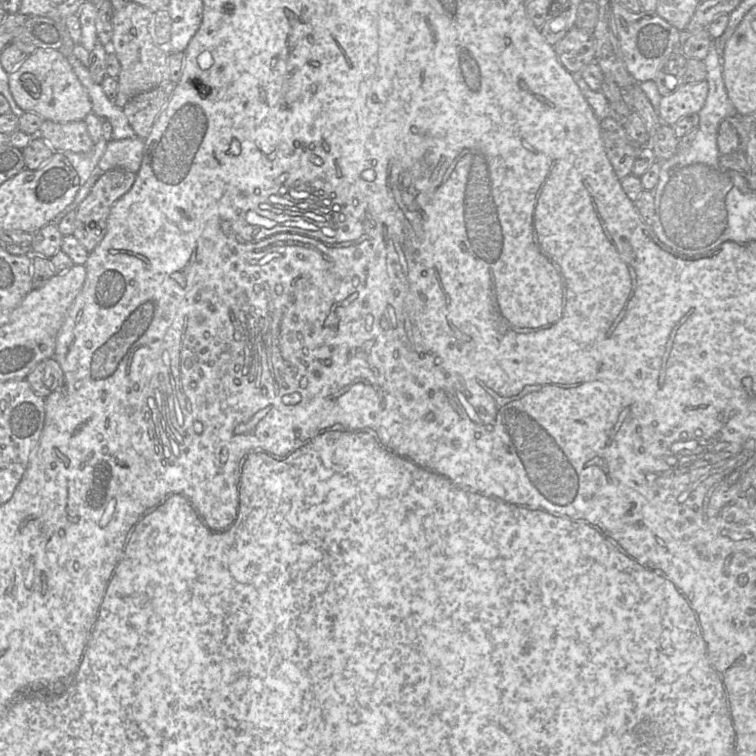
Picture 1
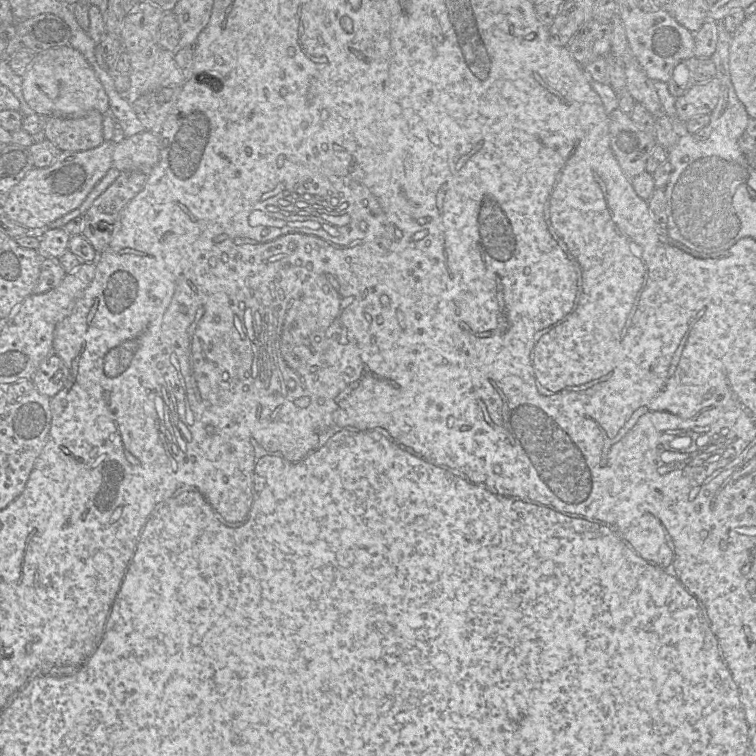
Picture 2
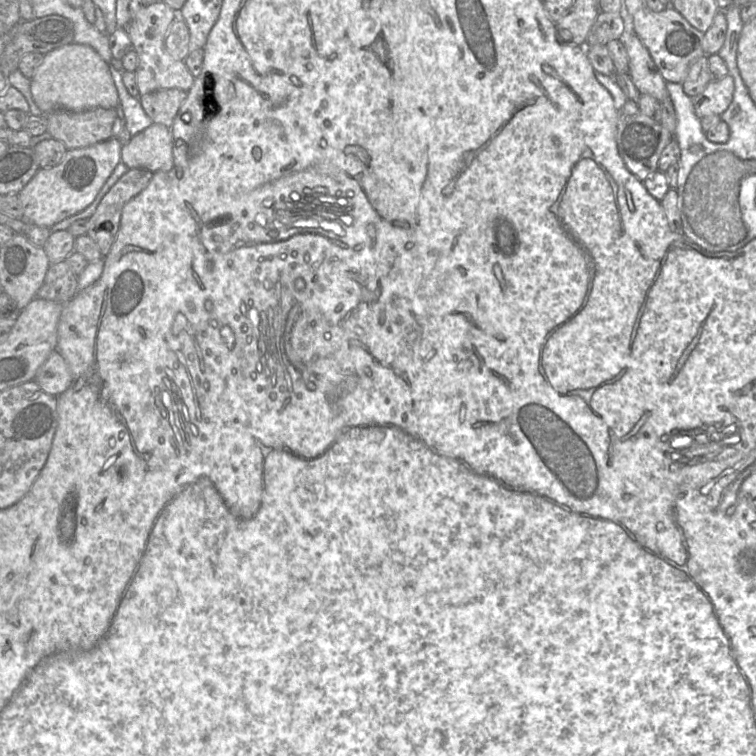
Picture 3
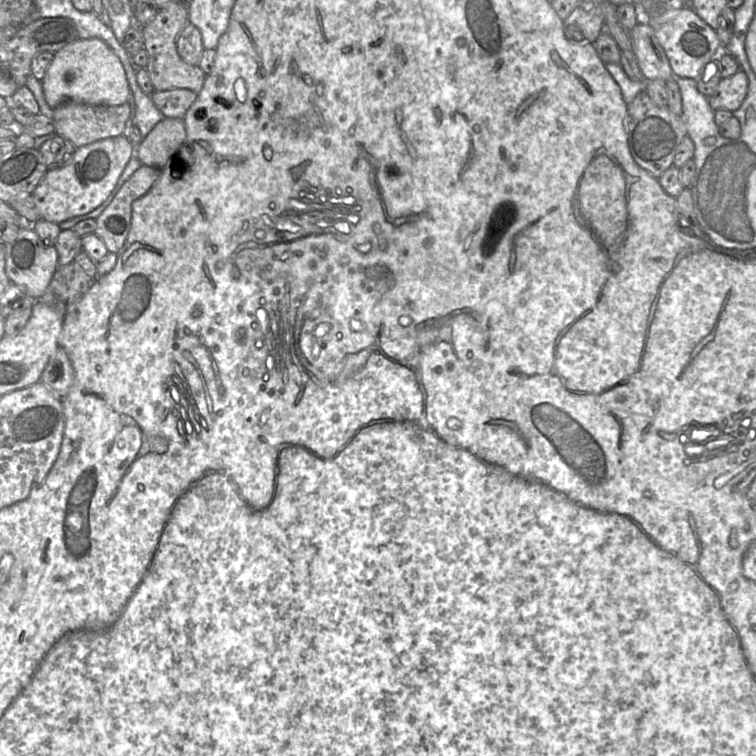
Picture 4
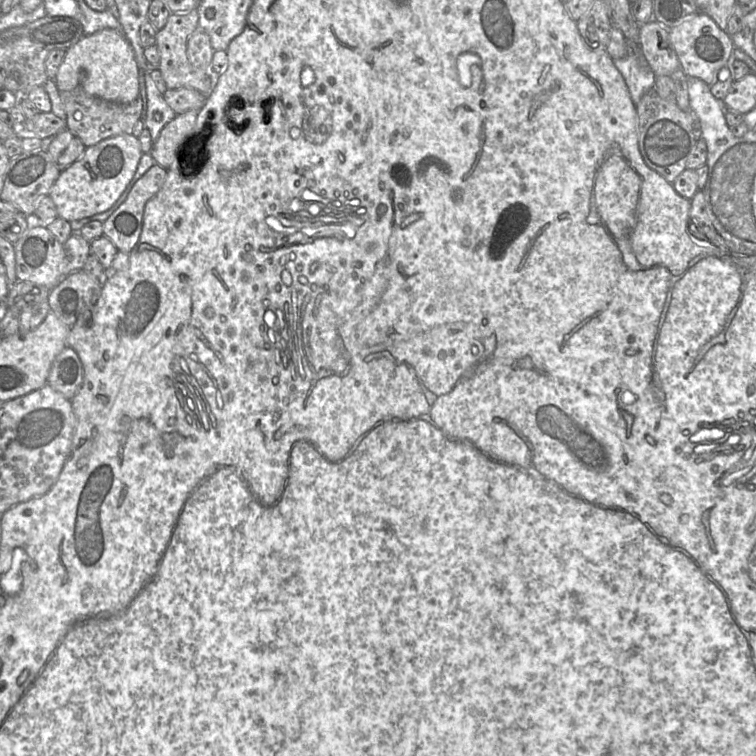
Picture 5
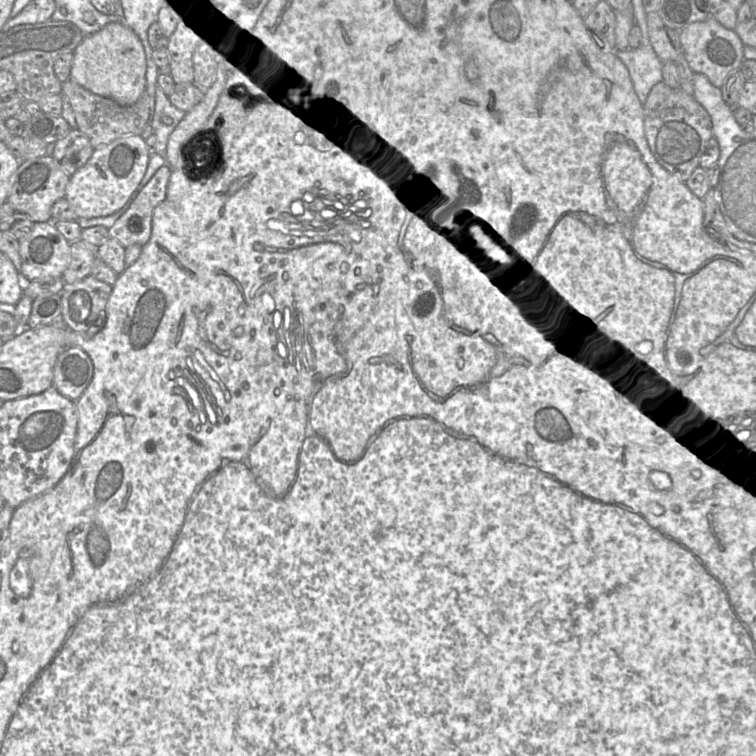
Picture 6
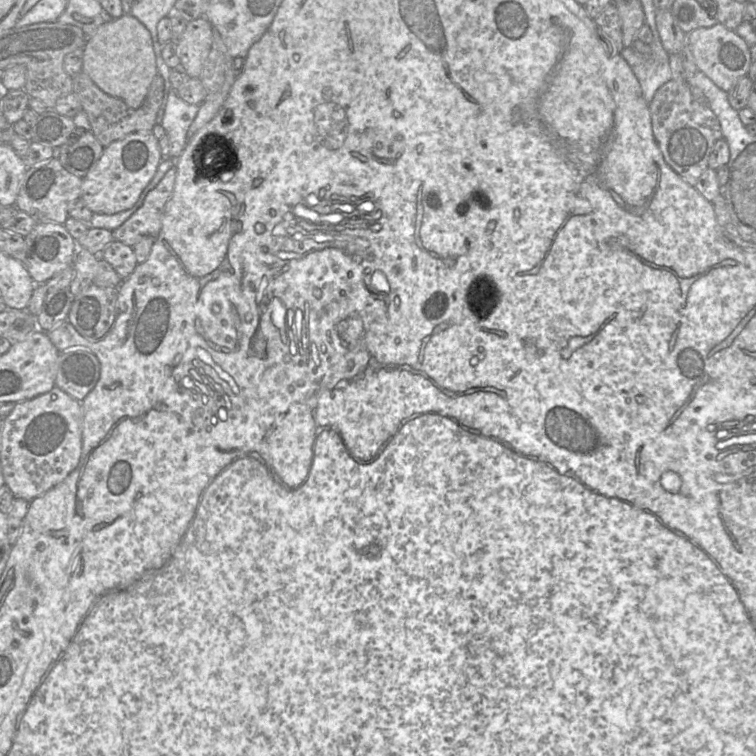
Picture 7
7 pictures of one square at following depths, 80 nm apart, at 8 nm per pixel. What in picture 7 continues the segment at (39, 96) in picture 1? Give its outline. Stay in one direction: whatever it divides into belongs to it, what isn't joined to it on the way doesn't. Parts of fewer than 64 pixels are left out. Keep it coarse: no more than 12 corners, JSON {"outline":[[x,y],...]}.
{"outline":[[125,14],[83,47],[82,71],[139,108],[158,73],[150,31]]}

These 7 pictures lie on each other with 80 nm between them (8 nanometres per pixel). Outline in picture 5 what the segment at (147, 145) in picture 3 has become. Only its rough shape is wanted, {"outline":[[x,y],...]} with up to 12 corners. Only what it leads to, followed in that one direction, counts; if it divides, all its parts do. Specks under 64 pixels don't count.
{"outline":[[202,108],[177,115],[149,152],[164,169],[177,165],[189,146]]}

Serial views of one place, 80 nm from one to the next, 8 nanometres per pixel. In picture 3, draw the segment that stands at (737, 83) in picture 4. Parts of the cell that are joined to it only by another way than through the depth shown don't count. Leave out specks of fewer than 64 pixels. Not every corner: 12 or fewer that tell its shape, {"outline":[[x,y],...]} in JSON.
{"outline":[[714,78],[692,97],[699,118],[721,115],[731,105],[734,80]]}

